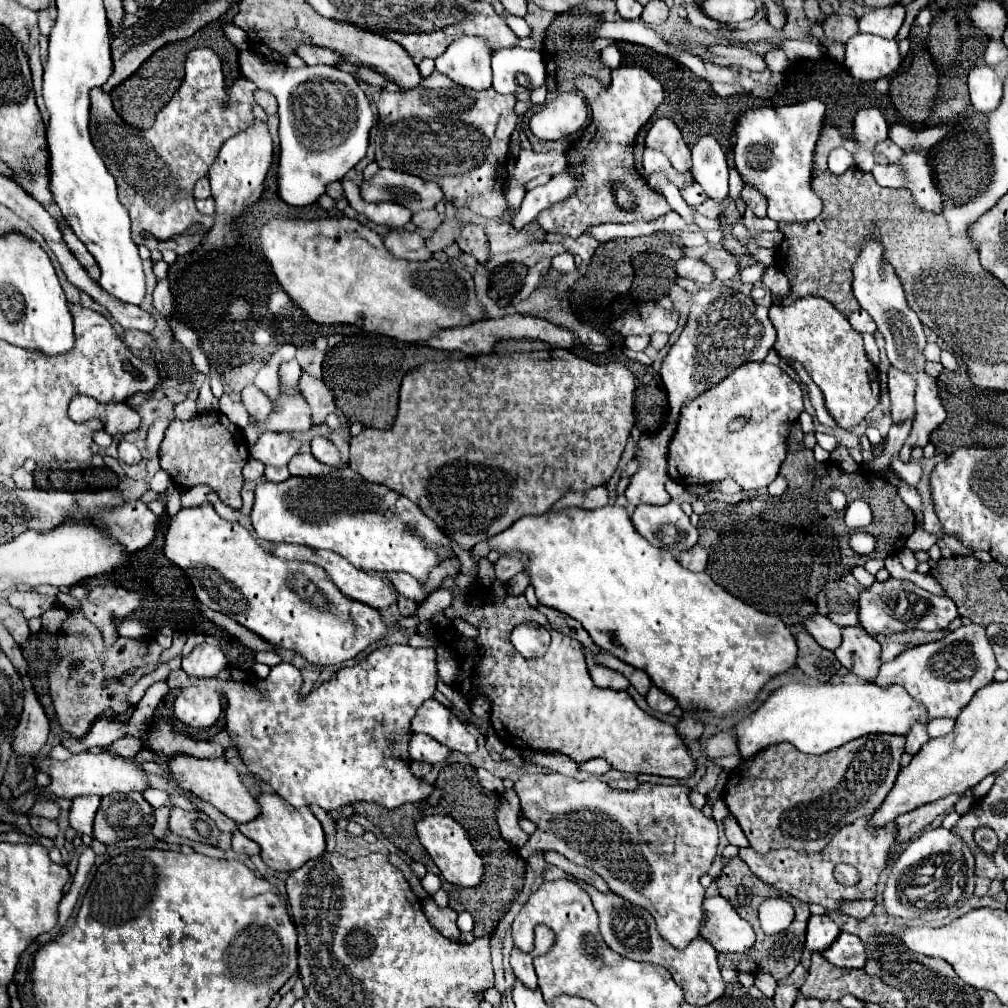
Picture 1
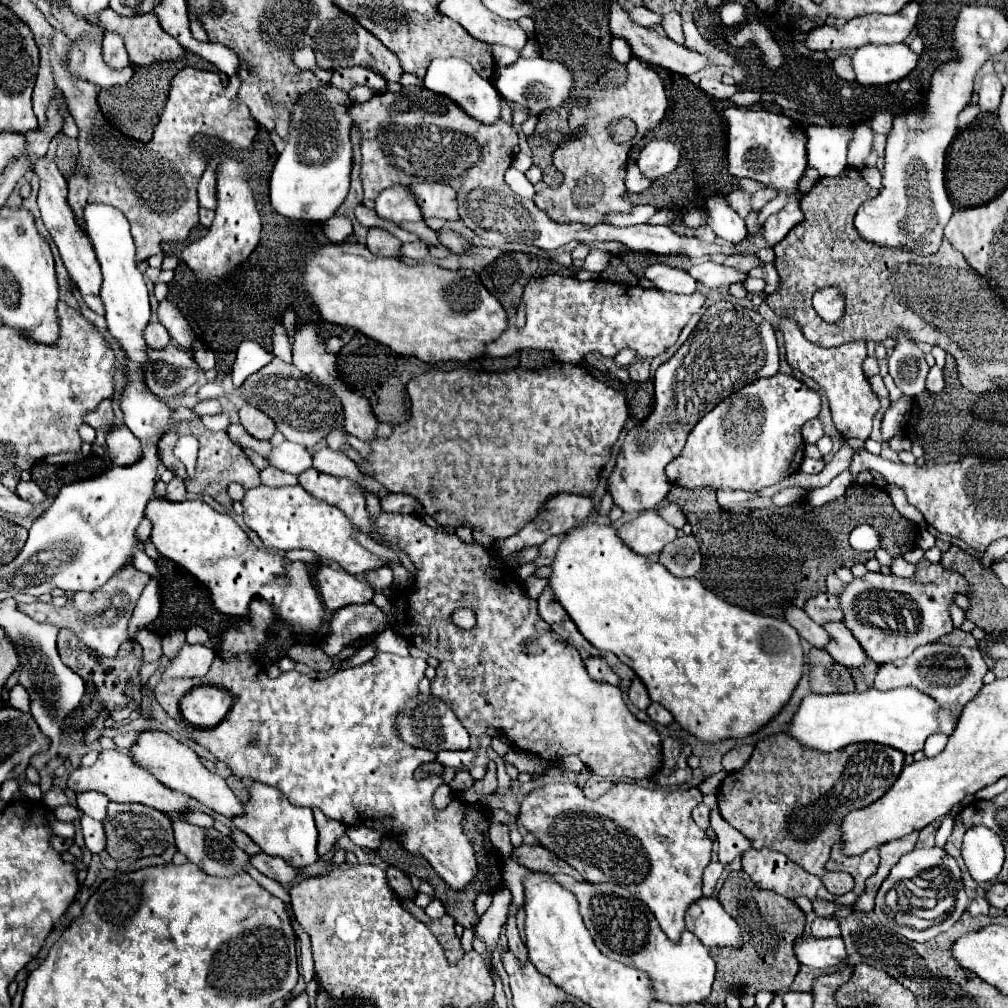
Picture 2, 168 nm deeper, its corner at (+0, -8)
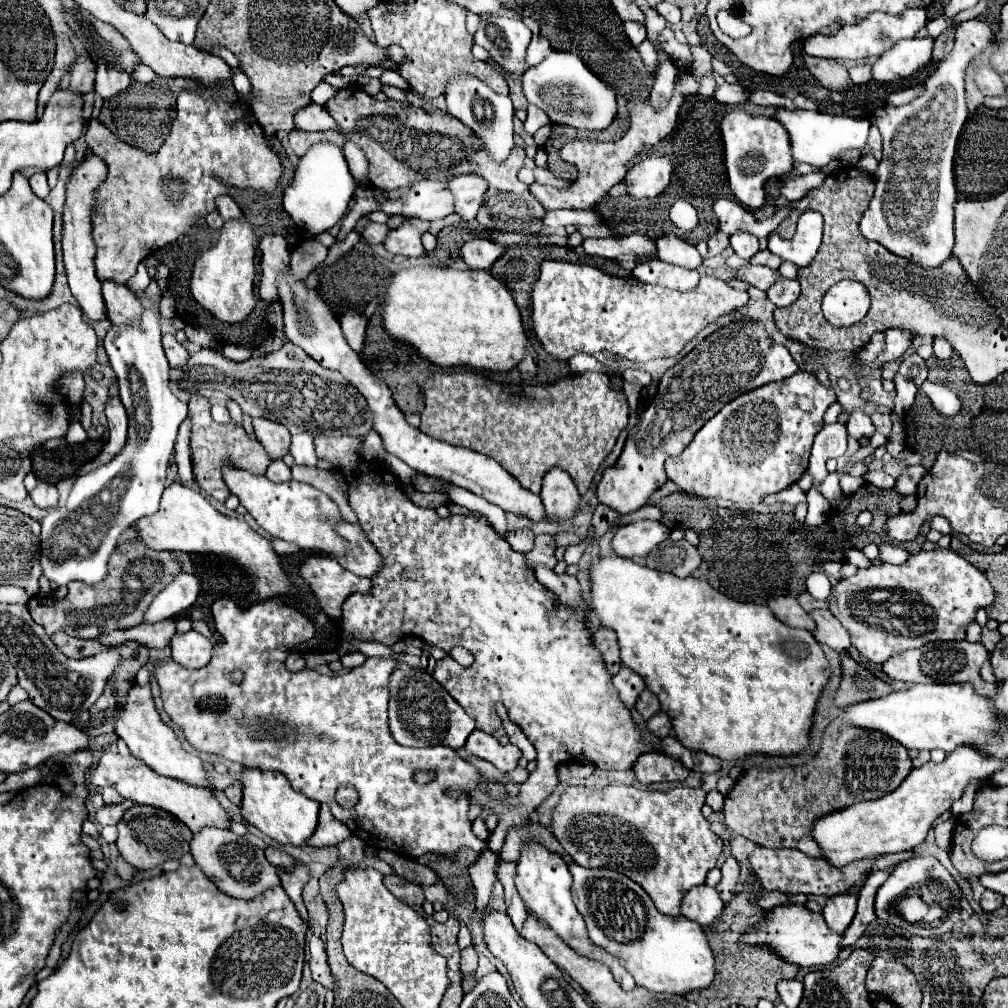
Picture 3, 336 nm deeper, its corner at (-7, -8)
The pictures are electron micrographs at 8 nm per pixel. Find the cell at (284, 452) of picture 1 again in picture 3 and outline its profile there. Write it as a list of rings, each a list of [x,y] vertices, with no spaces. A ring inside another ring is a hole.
[[[299,432],[291,438],[291,456],[295,458],[295,464],[301,464],[301,466],[315,466],[317,464],[313,436],[309,432]]]

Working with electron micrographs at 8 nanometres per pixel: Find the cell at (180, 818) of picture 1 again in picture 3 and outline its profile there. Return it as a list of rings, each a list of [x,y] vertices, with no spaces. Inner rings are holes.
[[[203,828],[199,834],[193,836],[191,854],[195,858],[195,864],[205,872],[205,876],[227,896],[241,900],[255,900],[267,888],[281,886],[277,868],[269,864],[265,852],[253,846],[245,836],[237,836],[231,830]]]

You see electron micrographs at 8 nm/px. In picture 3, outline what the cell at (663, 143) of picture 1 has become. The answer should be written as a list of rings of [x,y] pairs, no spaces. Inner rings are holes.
[[[647,156],[627,172],[623,180],[627,184],[627,194],[635,200],[655,198],[669,186],[671,172],[673,164],[667,156]]]

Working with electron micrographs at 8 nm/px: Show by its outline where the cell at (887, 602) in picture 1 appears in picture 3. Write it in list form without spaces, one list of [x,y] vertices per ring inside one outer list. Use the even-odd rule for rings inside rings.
[[[935,548],[935,550],[919,550],[919,552],[915,552],[915,554],[909,554],[907,562],[901,564],[901,566],[895,566],[895,564],[873,564],[873,566],[869,566],[869,568],[865,568],[865,570],[857,570],[855,576],[851,576],[851,578],[841,578],[841,580],[831,588],[831,594],[829,594],[827,602],[829,602],[831,614],[833,614],[833,616],[847,628],[847,632],[851,634],[853,646],[855,646],[867,660],[881,664],[883,660],[887,660],[887,658],[893,656],[895,652],[903,652],[903,650],[907,650],[907,648],[921,648],[921,646],[925,646],[925,644],[929,644],[929,642],[937,642],[937,640],[965,640],[967,626],[975,620],[975,612],[977,612],[979,608],[989,606],[989,604],[993,602],[993,598],[995,598],[993,586],[991,586],[991,582],[985,578],[985,574],[983,574],[981,570],[975,570],[963,556],[955,554],[951,548]]]

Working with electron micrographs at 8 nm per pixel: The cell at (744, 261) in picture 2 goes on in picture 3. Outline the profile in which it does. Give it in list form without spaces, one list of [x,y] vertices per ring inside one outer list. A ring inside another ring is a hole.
[[[763,250],[763,252],[759,252],[759,256],[755,256],[755,260],[751,264],[765,264],[769,268],[779,268],[781,262],[783,262],[783,258],[779,258],[777,254],[773,254],[769,250]]]

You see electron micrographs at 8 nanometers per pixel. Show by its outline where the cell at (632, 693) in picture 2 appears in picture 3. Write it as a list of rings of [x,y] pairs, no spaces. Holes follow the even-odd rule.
[[[643,690],[641,696],[639,696],[639,700],[637,700],[637,704],[635,704],[635,708],[637,708],[637,712],[639,712],[645,720],[649,720],[651,716],[655,716],[655,714],[659,712],[659,700],[657,700],[657,696],[655,696],[653,692]]]

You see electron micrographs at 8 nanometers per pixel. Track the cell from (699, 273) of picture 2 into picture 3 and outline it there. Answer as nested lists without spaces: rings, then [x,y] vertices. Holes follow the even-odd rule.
[[[747,266],[747,268],[741,268],[737,270],[735,274],[739,280],[747,282],[749,286],[755,286],[759,290],[769,290],[775,282],[779,282],[783,276],[779,274],[779,270],[771,270],[767,266]]]

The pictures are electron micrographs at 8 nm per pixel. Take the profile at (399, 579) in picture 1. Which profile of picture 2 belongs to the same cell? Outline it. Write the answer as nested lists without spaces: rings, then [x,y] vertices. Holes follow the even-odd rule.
[[[378,568],[376,572],[368,572],[366,578],[368,578],[368,582],[372,582],[372,586],[378,588],[378,590],[394,584],[394,574],[392,574],[390,568]]]

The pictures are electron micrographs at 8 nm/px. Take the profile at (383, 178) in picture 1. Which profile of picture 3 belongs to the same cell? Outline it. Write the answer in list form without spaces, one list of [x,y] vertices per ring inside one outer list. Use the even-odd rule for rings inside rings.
[[[479,174],[455,176],[451,180],[451,192],[455,194],[457,200],[455,212],[461,216],[461,220],[473,222],[487,192],[487,182]]]

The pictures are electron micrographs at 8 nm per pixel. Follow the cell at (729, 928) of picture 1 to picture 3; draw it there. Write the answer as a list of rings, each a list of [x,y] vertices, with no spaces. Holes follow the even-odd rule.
[[[701,884],[685,892],[681,900],[681,914],[695,920],[699,926],[711,926],[715,918],[723,912],[723,902],[715,888]]]

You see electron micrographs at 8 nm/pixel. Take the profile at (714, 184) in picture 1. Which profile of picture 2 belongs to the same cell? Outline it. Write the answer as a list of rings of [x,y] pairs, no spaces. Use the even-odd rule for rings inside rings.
[[[706,200],[706,214],[708,224],[716,236],[732,244],[738,244],[746,238],[744,220],[724,200]]]

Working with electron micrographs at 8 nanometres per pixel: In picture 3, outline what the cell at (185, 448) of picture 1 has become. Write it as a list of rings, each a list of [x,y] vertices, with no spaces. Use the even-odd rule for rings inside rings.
[[[193,394],[189,398],[189,416],[193,422],[191,428],[191,458],[193,458],[193,474],[195,474],[195,482],[199,484],[201,490],[205,490],[209,496],[217,498],[219,502],[225,502],[229,496],[229,490],[225,488],[225,482],[221,478],[221,462],[225,458],[229,458],[237,468],[243,468],[251,474],[263,476],[267,466],[271,464],[271,458],[267,456],[267,452],[263,450],[263,446],[259,444],[259,440],[255,436],[247,436],[247,432],[243,430],[243,426],[229,422],[229,424],[217,424],[211,418],[211,404],[205,396]]]

